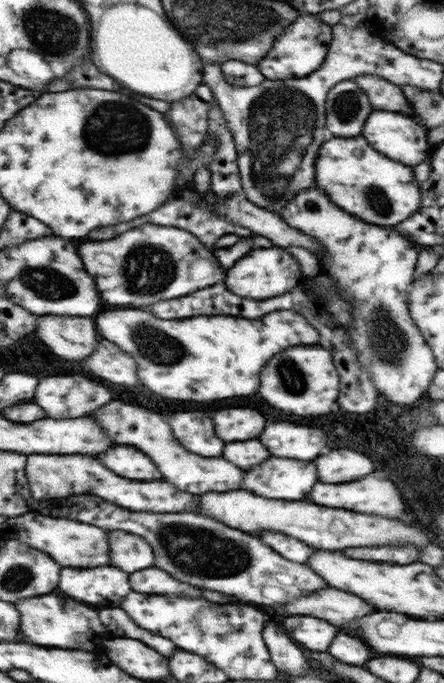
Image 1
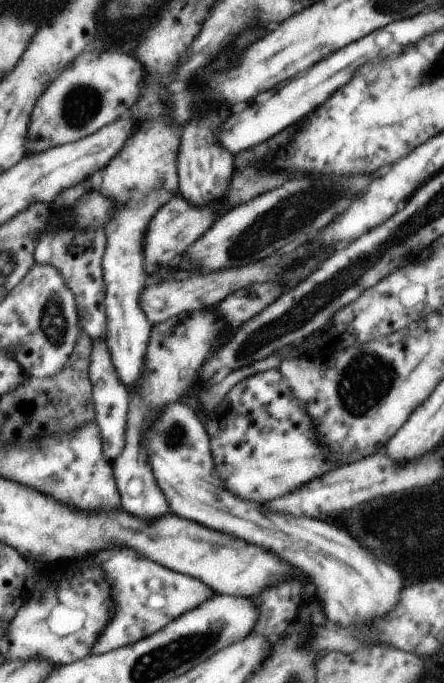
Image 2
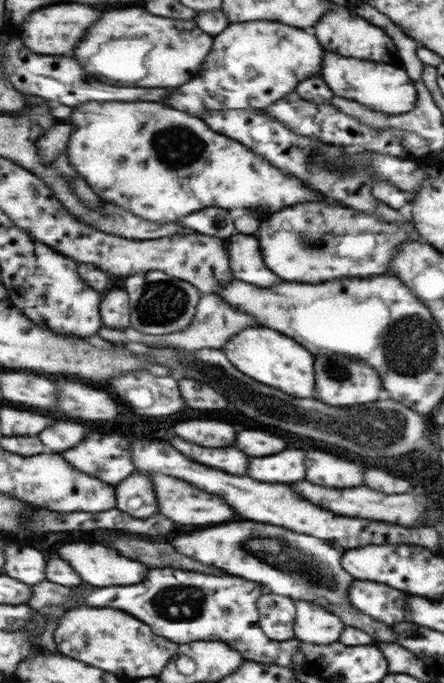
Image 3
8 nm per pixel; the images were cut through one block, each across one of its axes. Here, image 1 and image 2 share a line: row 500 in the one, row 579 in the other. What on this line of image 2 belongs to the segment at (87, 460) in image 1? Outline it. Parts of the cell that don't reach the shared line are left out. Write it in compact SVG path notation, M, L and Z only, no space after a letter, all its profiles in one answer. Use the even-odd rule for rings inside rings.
M111 548L111 550L97 554L97 562L105 570L107 580L113 586L113 596L115 596L117 608L115 608L115 620L109 624L109 628L97 640L93 654L105 654L105 652L135 644L147 636L153 636L162 631L167 624L171 624L173 620L183 616L185 612L195 610L205 600L215 596L213 588L209 588L201 580L195 580L191 576L163 568L163 566L139 556L135 550Z

